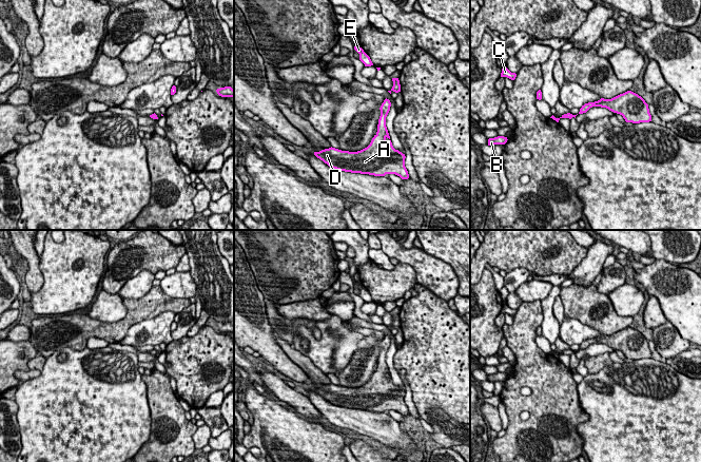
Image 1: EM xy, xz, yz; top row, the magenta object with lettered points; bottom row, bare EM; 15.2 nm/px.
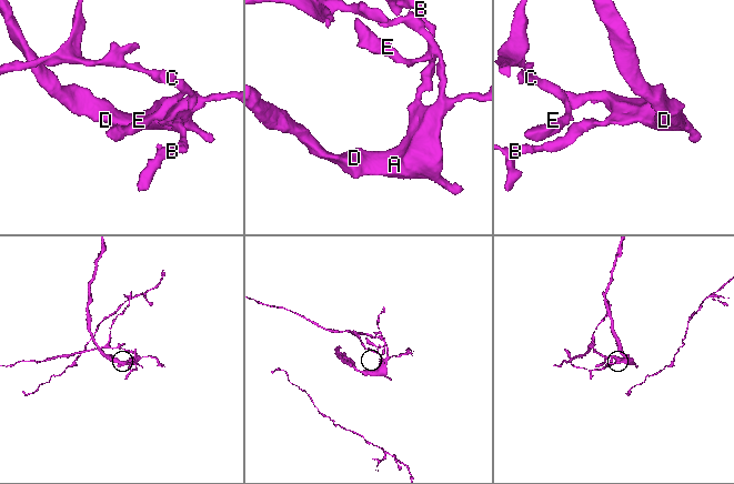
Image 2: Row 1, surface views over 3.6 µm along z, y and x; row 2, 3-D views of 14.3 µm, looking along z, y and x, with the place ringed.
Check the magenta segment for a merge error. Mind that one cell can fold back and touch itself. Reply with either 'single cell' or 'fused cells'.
single cell

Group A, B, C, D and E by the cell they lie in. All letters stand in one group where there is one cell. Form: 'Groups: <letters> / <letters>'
Groups: A B C D E

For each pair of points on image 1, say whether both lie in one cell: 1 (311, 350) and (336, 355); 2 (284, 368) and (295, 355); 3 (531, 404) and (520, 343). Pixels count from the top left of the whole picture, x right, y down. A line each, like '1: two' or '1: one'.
1: one
2: two
3: one

